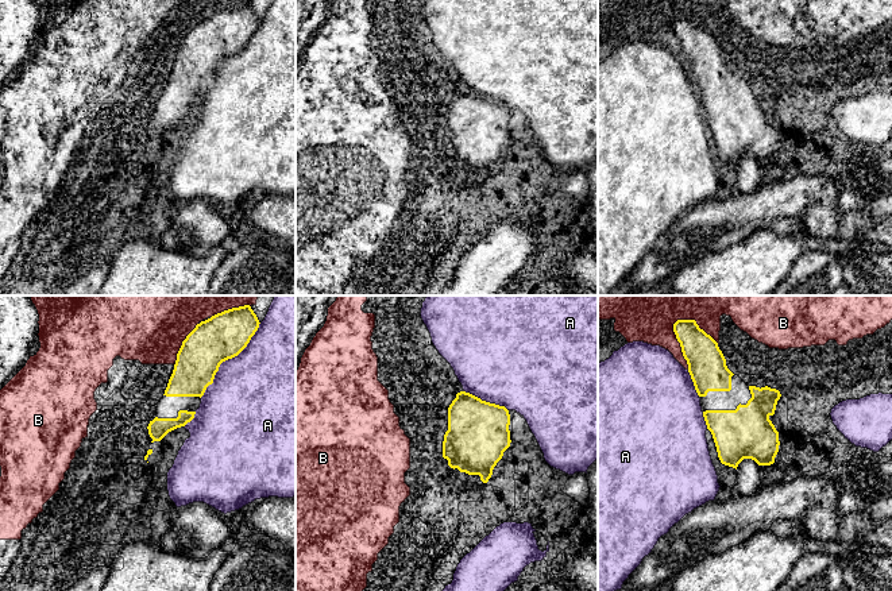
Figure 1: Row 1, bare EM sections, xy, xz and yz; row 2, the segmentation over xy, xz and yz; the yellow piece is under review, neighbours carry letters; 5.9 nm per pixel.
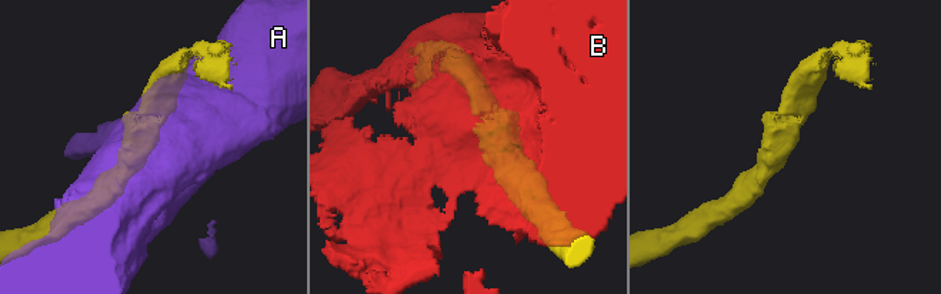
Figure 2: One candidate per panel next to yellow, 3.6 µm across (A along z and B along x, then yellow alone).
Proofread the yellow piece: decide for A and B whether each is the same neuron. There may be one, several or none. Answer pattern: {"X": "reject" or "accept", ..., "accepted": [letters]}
{"A": "reject", "B": "reject", "accepted": []}

